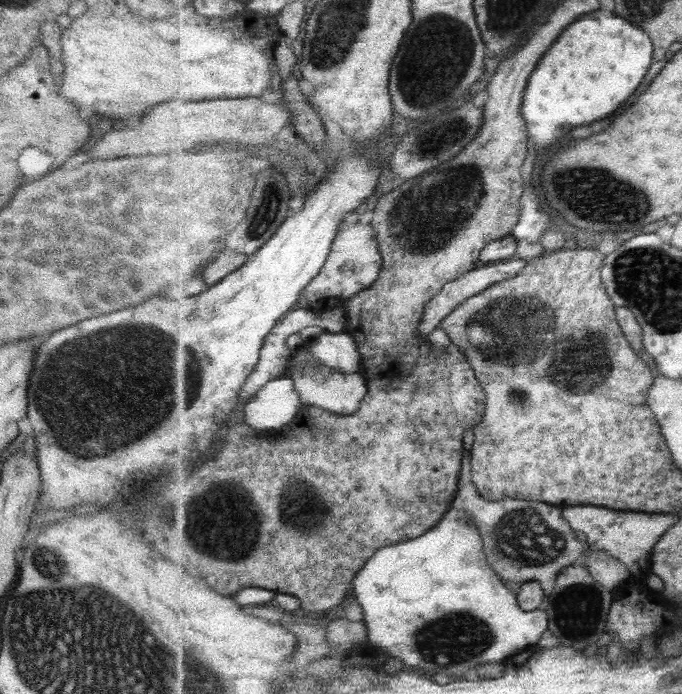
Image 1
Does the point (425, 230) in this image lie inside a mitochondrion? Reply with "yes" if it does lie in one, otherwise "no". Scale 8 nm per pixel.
yes

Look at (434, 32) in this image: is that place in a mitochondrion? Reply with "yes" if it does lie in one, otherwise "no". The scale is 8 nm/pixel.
yes

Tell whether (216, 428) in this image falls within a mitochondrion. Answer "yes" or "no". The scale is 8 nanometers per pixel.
no

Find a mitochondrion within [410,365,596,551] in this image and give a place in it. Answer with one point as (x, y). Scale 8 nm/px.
(517, 397)

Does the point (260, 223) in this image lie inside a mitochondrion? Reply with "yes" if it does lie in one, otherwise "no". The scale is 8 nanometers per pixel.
yes

